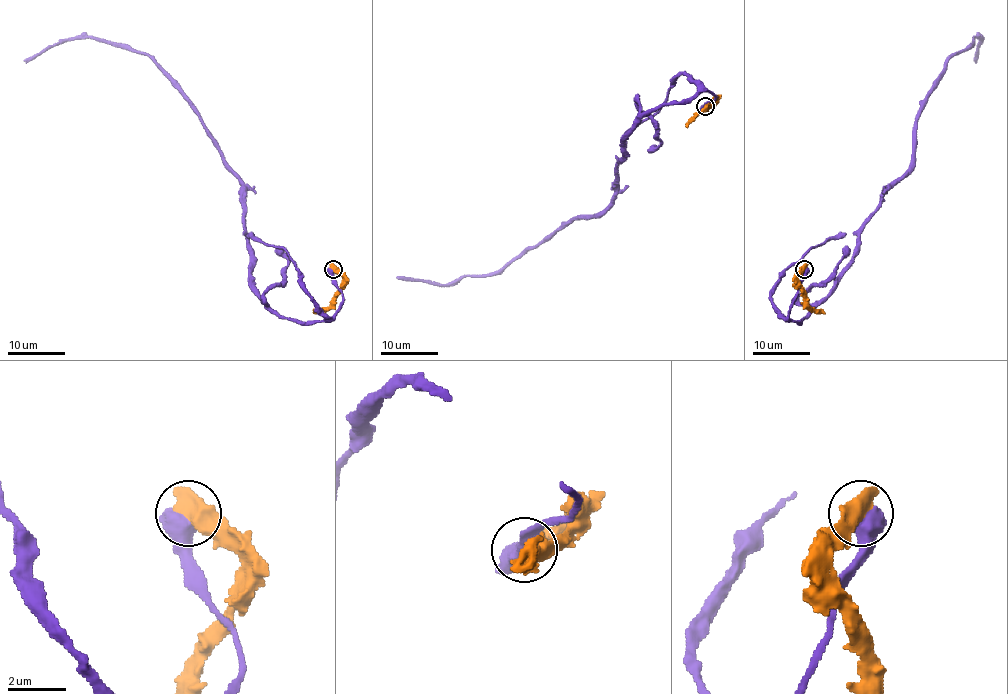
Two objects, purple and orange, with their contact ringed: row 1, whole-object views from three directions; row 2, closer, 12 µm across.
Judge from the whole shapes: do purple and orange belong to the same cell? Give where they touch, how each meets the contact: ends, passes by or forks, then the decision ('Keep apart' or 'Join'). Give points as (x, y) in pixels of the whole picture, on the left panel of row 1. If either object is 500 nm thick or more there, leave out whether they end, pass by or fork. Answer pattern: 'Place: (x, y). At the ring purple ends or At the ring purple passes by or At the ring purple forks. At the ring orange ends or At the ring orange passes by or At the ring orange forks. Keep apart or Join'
Place: (333, 269). Keep apart

